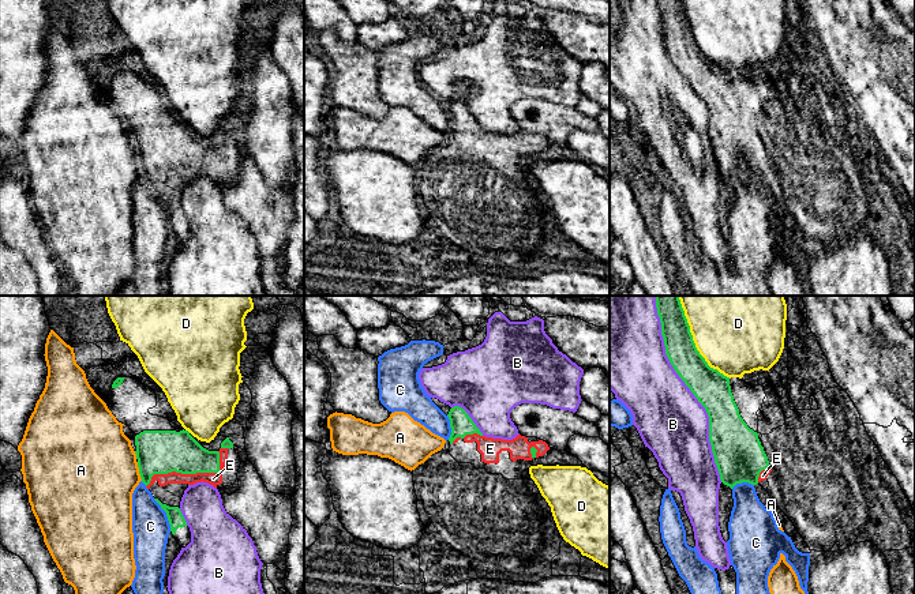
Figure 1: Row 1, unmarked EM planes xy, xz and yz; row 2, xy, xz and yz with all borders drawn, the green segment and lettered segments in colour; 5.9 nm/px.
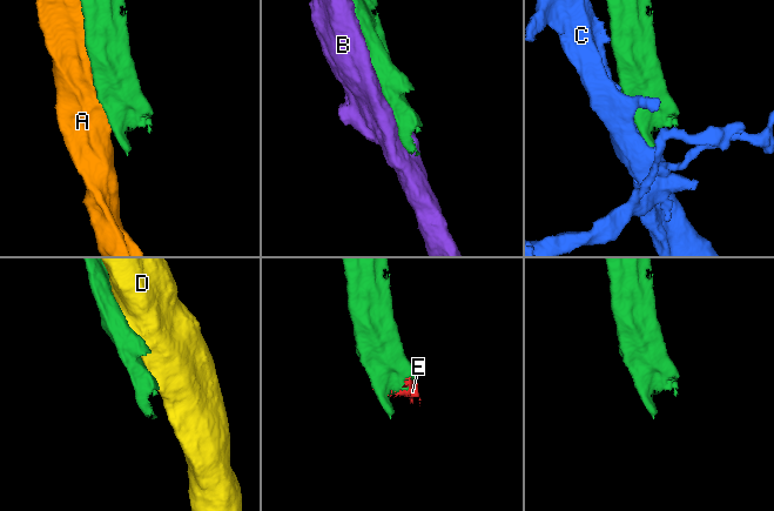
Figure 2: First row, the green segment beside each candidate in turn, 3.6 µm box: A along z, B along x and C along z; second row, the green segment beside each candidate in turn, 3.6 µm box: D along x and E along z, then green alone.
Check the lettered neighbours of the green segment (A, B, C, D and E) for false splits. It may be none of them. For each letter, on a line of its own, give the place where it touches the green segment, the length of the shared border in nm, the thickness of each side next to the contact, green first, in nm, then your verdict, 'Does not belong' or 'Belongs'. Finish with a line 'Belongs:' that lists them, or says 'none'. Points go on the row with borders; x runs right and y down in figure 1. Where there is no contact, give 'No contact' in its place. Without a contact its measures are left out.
A: Touches green at xy (139, 472). Shared border 120 nm. Thickness 260 nm (green) against 480 nm. Does not belong
B: Touches green at yz (689, 387). Shared border 1150 nm. Thickness 220 nm (green) against 400 nm. Does not belong
C: Touches green at xy (167, 515). Shared border 220 nm. Thickness 90 nm (green) against 220 nm. Does not belong
D: Touches green at yz (693, 341). Shared border 600 nm. Thickness 190 nm (green) against 500 nm. Does not belong
E: Touches green at xy (188, 473). Shared border 480 nm. Thickness 260 nm (green) against 80 nm. Belongs
Belongs: E

